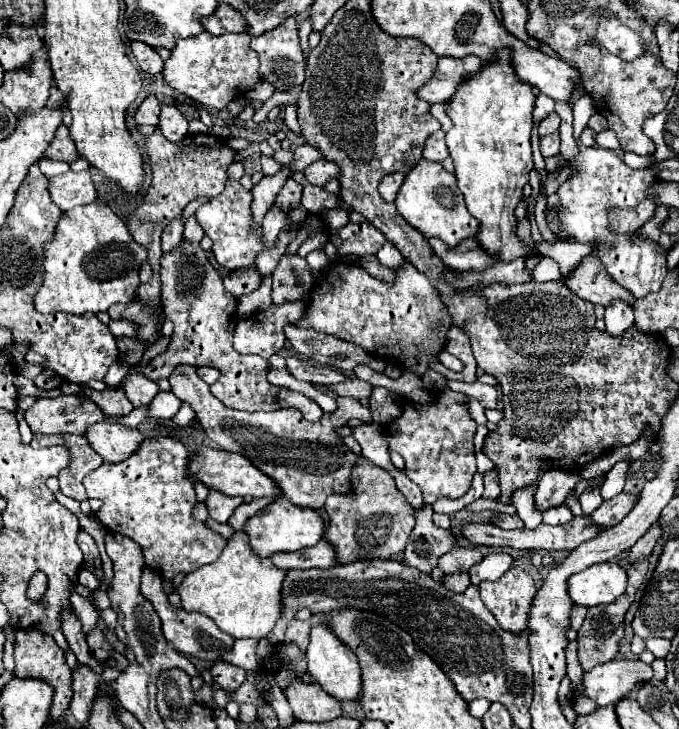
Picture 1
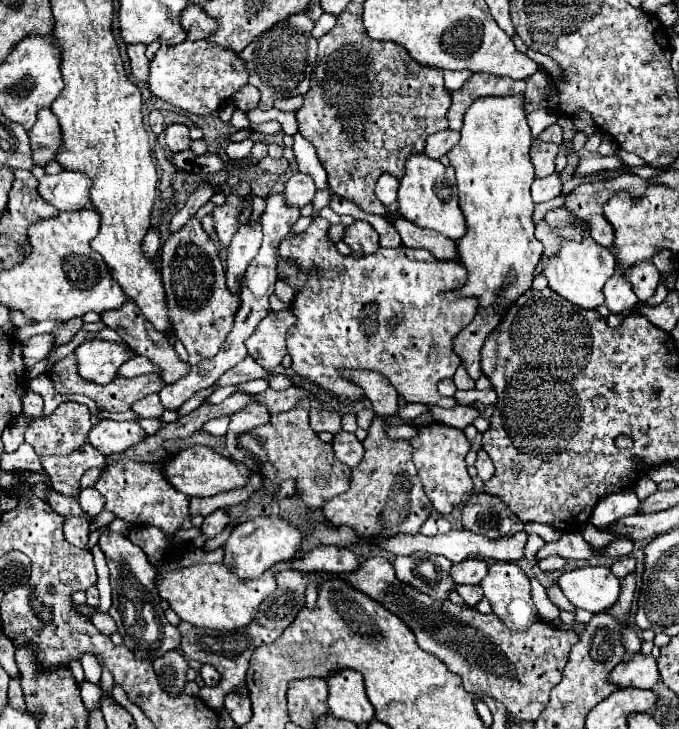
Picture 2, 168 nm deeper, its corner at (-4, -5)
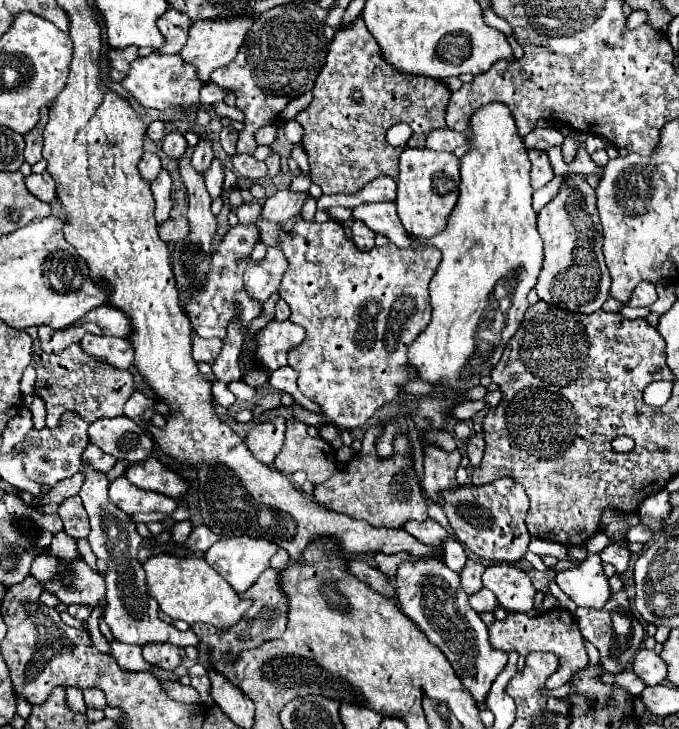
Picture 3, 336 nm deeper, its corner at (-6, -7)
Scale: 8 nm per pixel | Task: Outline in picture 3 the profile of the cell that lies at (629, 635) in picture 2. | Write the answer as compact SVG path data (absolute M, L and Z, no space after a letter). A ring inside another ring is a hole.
M624 590L616 592L616 594L608 600L608 604L604 604L604 608L600 608L600 610L596 610L596 608L576 608L576 620L578 620L578 626L580 626L582 636L584 636L590 644L594 644L594 646L598 648L600 660L602 660L602 668L604 668L606 672L610 672L610 674L620 674L620 672L624 672L624 670L632 664L632 658L636 656L636 652L640 650L640 646L642 646L642 642L644 642L644 638L646 638L644 626L642 626L642 624L632 616L632 612L630 612L628 596L626 596ZM616 612L622 614L622 616L626 616L626 618L630 620L630 632L628 632L628 638L626 638L624 642L618 642L618 634L616 634L614 628L612 628L612 614L616 614Z

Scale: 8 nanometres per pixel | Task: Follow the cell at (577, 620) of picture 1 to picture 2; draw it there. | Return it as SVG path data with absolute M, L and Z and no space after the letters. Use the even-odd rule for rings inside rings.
M558 586L548 588L548 598L550 598L558 608L564 608L564 610L568 610L568 612L576 612L576 608L566 600L566 596L562 594L562 590L560 590Z

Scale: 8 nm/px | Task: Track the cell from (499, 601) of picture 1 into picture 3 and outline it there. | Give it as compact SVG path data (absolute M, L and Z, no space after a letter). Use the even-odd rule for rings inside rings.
M492 564L482 574L482 584L492 590L498 604L514 612L530 612L534 606L534 586L526 572L512 564Z

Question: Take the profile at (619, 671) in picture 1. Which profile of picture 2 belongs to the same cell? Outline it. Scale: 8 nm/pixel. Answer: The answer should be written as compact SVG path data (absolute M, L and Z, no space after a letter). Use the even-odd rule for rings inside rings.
M634 654L630 660L618 664L610 672L610 682L618 688L652 688L660 680L656 662L652 656Z

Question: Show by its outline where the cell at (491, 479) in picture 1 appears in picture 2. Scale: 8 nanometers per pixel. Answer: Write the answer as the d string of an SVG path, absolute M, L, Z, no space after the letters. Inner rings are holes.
M478 450L478 460L476 460L476 468L478 468L478 476L480 480L488 482L490 478L494 478L494 464L488 458L488 454L484 450Z

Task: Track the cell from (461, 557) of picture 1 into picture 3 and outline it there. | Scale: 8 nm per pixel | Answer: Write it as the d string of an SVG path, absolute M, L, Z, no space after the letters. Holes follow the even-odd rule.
M468 560L462 574L460 574L460 580L462 580L462 590L470 596L470 594L476 594L480 588L482 588L482 572L484 572L484 566L476 560Z

